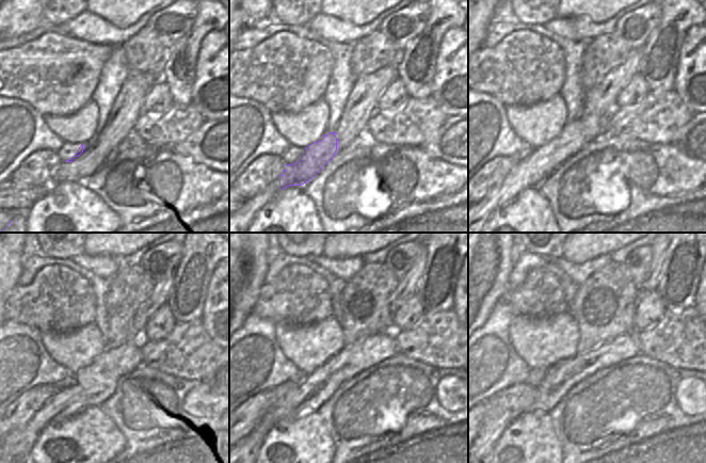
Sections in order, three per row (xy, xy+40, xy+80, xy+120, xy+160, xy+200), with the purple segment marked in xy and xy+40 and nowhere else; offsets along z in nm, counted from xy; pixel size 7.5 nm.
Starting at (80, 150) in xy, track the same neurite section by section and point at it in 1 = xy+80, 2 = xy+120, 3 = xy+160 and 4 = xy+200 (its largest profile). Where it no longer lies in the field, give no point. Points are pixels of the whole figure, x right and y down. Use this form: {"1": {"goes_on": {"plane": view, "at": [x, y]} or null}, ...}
{"1": {"goes_on": {"plane": "xy+80", "at": [531, 170]}}, "2": {"goes_on": {"plane": "xy+120", "at": [112, 364]}}, "3": {"goes_on": {"plane": "xy+160", "at": [291, 398]}}, "4": {"goes_on": {"plane": "xy+200", "at": [626, 346]}}}

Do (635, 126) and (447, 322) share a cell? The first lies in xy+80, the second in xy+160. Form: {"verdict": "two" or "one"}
{"verdict": "one"}

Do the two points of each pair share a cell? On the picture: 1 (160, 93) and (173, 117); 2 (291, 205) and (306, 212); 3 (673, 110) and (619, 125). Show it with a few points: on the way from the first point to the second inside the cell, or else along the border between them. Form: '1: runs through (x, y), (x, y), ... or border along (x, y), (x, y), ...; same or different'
1: border along (173, 102), (160, 114), (143, 113); different
2: runs through (294, 206), (303, 212); same
3: runs through (659, 116), (656, 120), (632, 122); same

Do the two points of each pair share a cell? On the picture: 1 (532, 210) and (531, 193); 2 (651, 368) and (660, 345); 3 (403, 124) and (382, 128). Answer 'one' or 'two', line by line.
1: one
2: two
3: one

